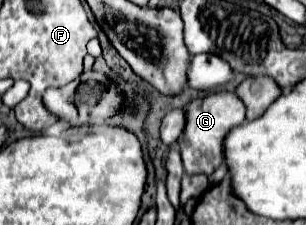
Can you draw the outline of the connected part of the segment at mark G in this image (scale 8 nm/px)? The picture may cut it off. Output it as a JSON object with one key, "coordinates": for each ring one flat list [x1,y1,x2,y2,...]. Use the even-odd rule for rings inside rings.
{"coordinates":[[211,92,205,98,195,98,185,106,183,110,171,110,163,116,161,128,159,128,159,138,163,144,173,144,179,138,179,148,181,148,181,158,187,174,211,174,215,168,223,164,223,154,221,154,221,142,225,134,245,122,245,106,233,92]]}

